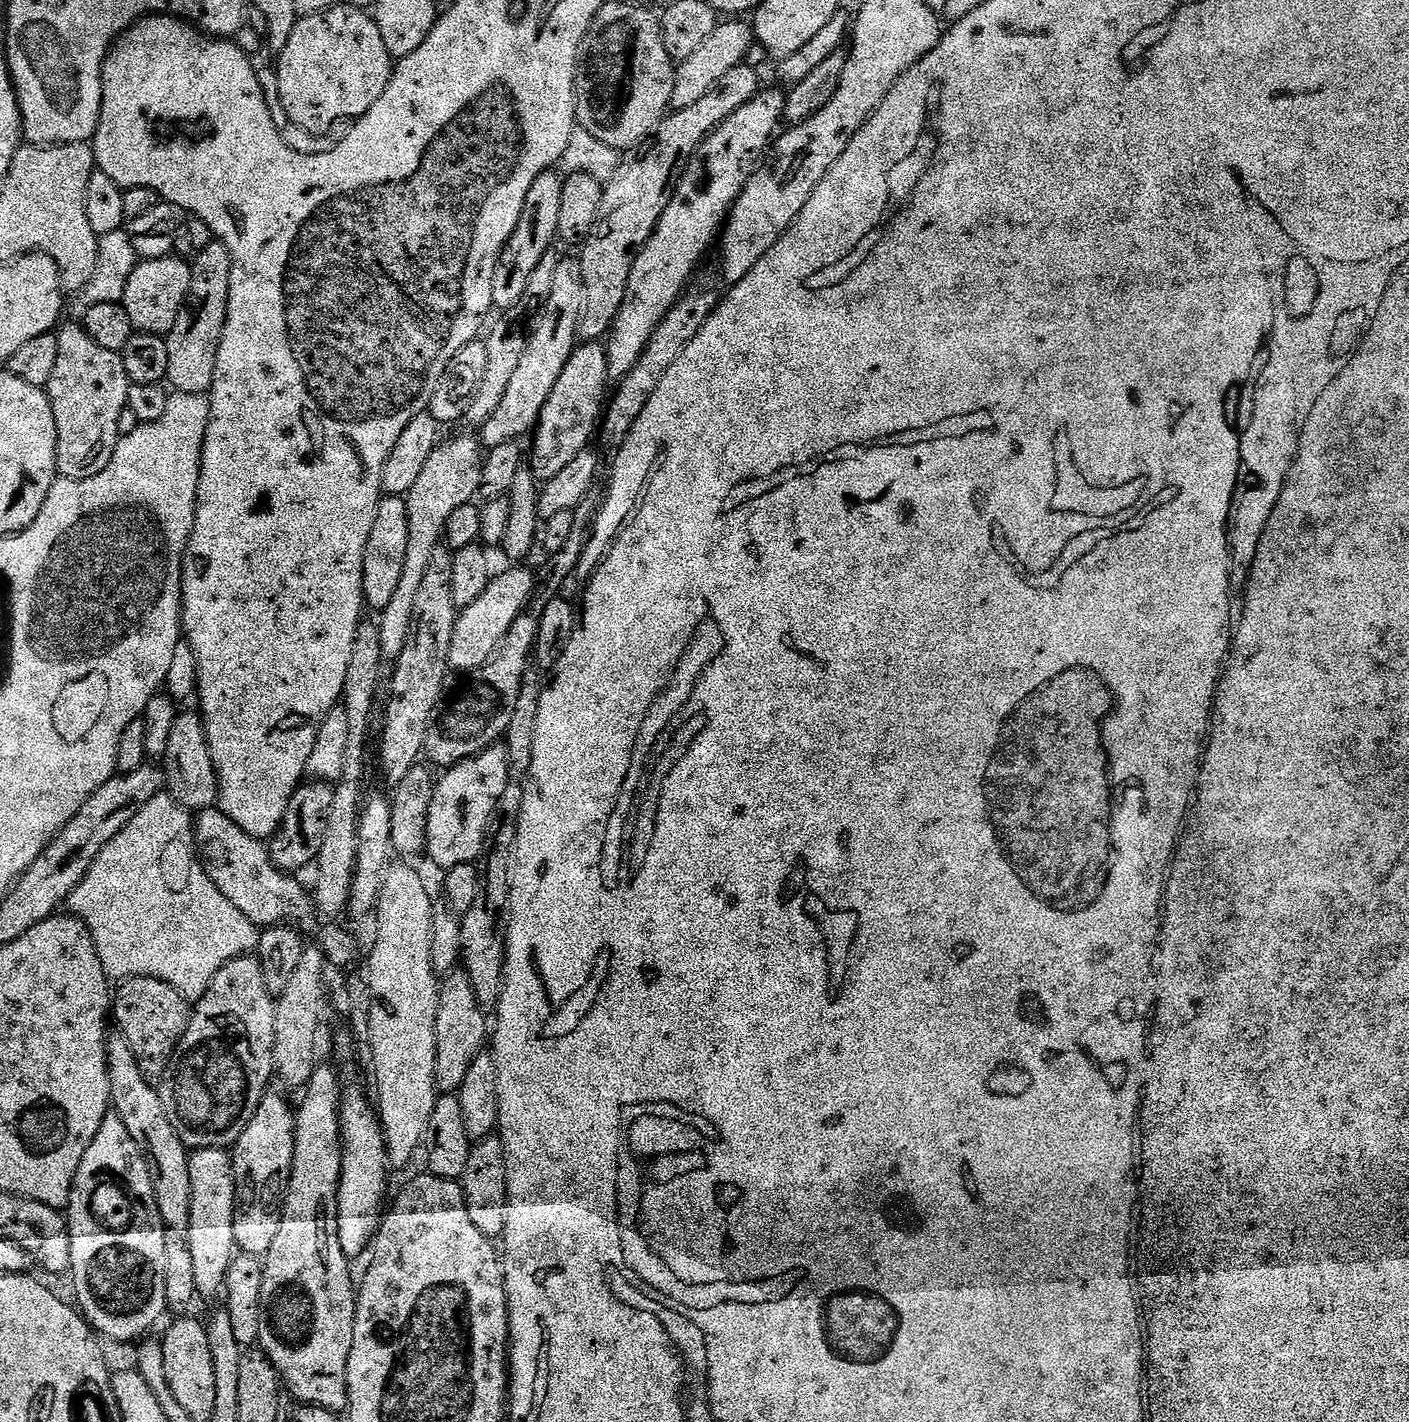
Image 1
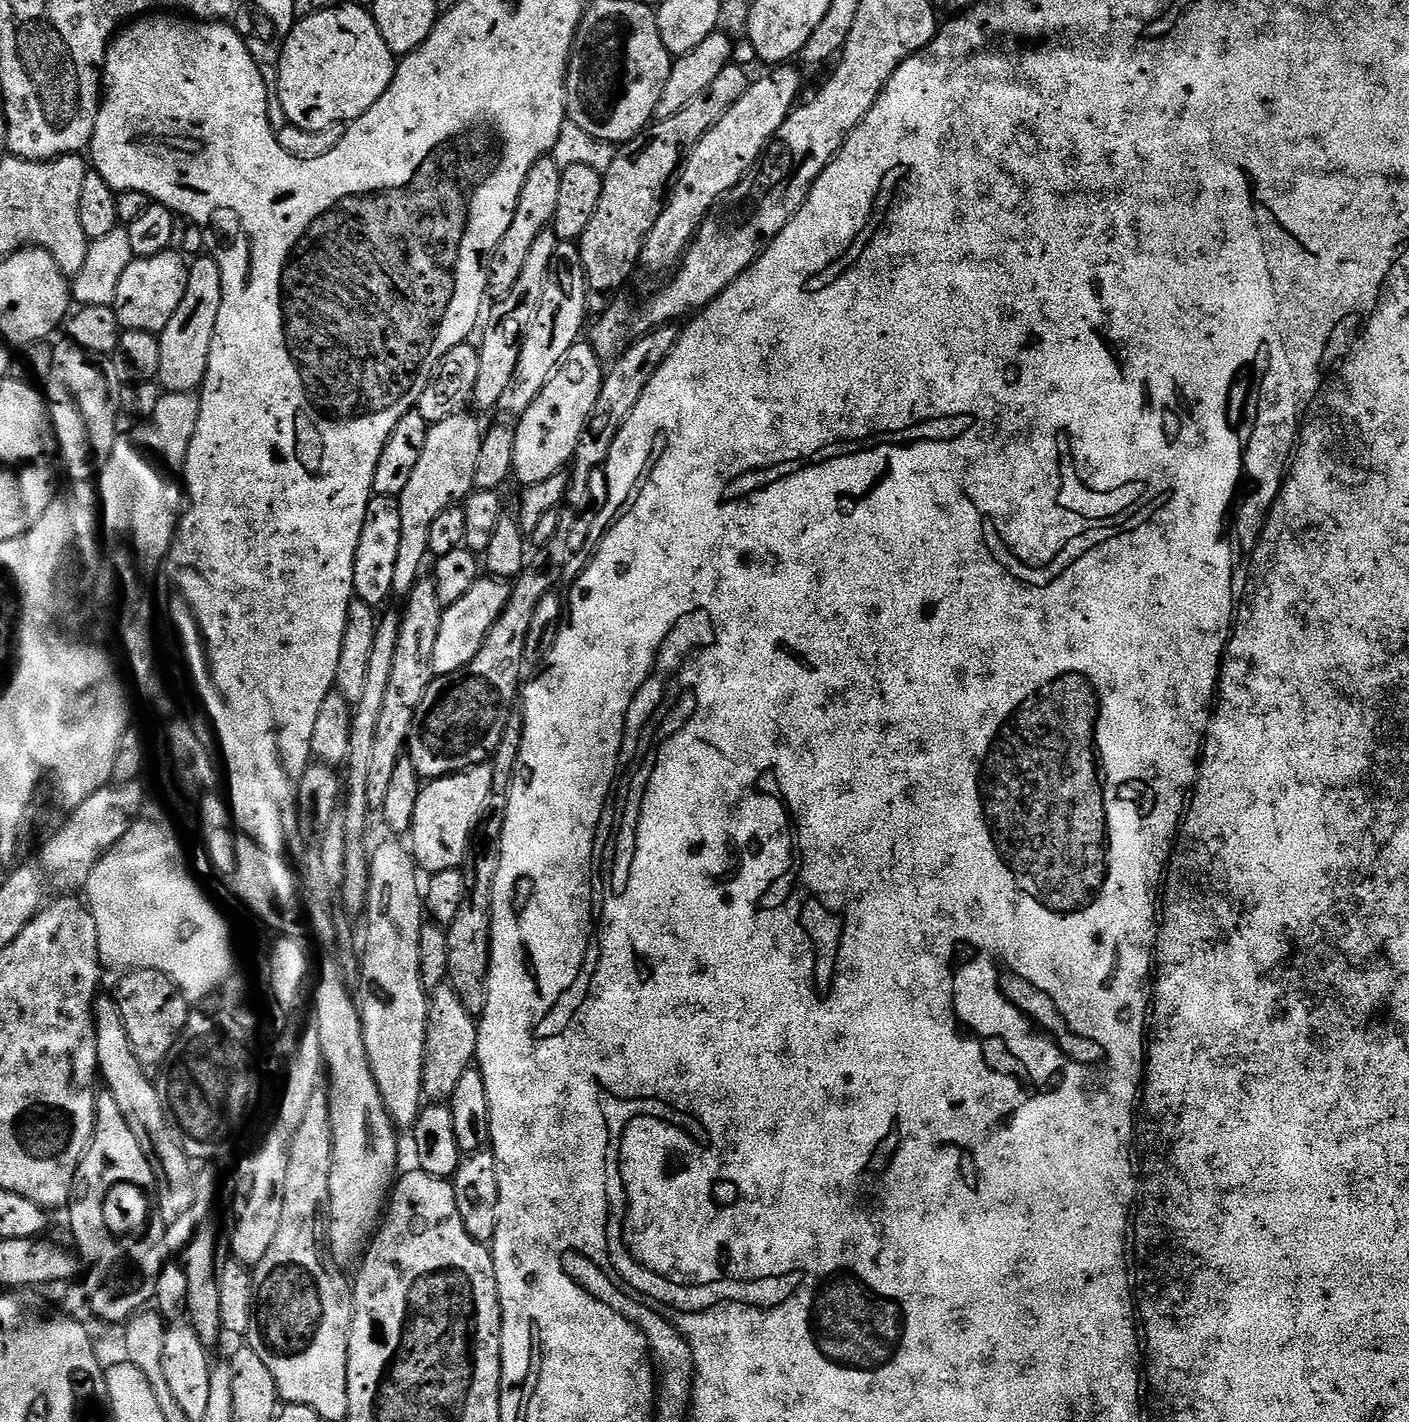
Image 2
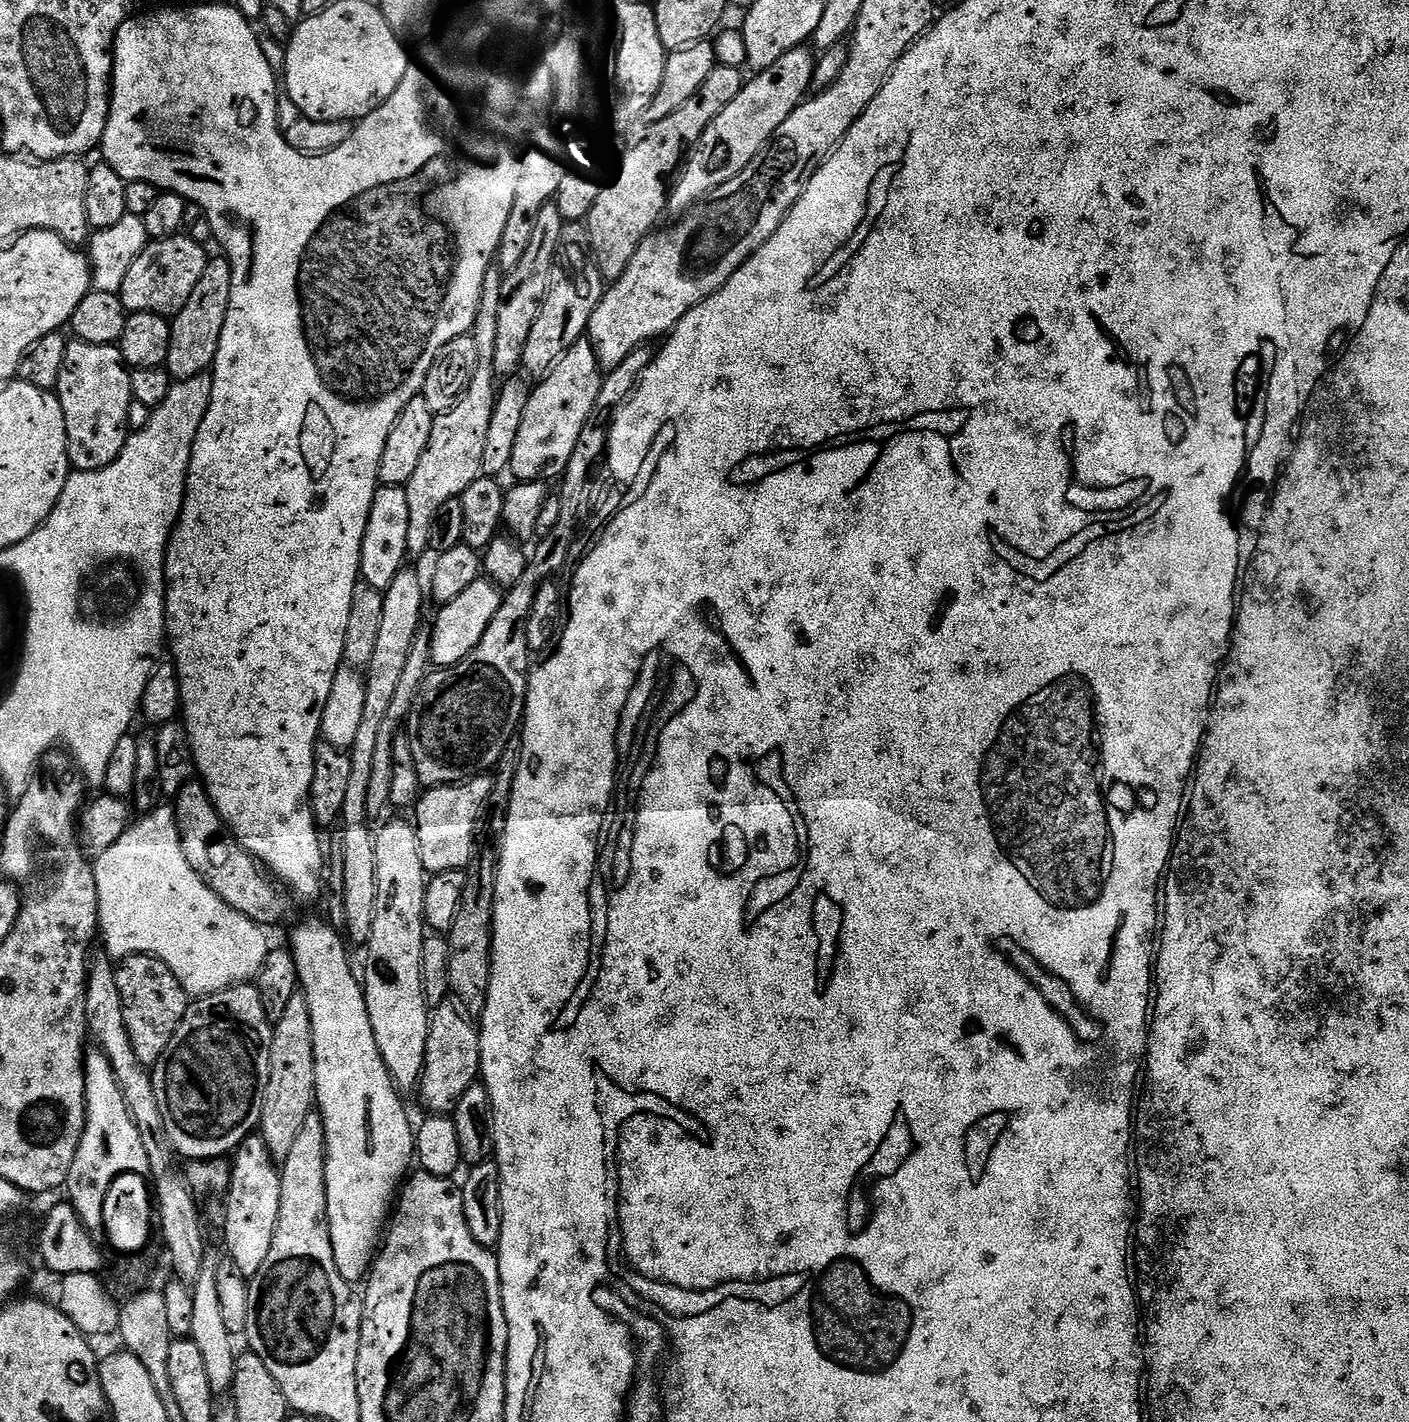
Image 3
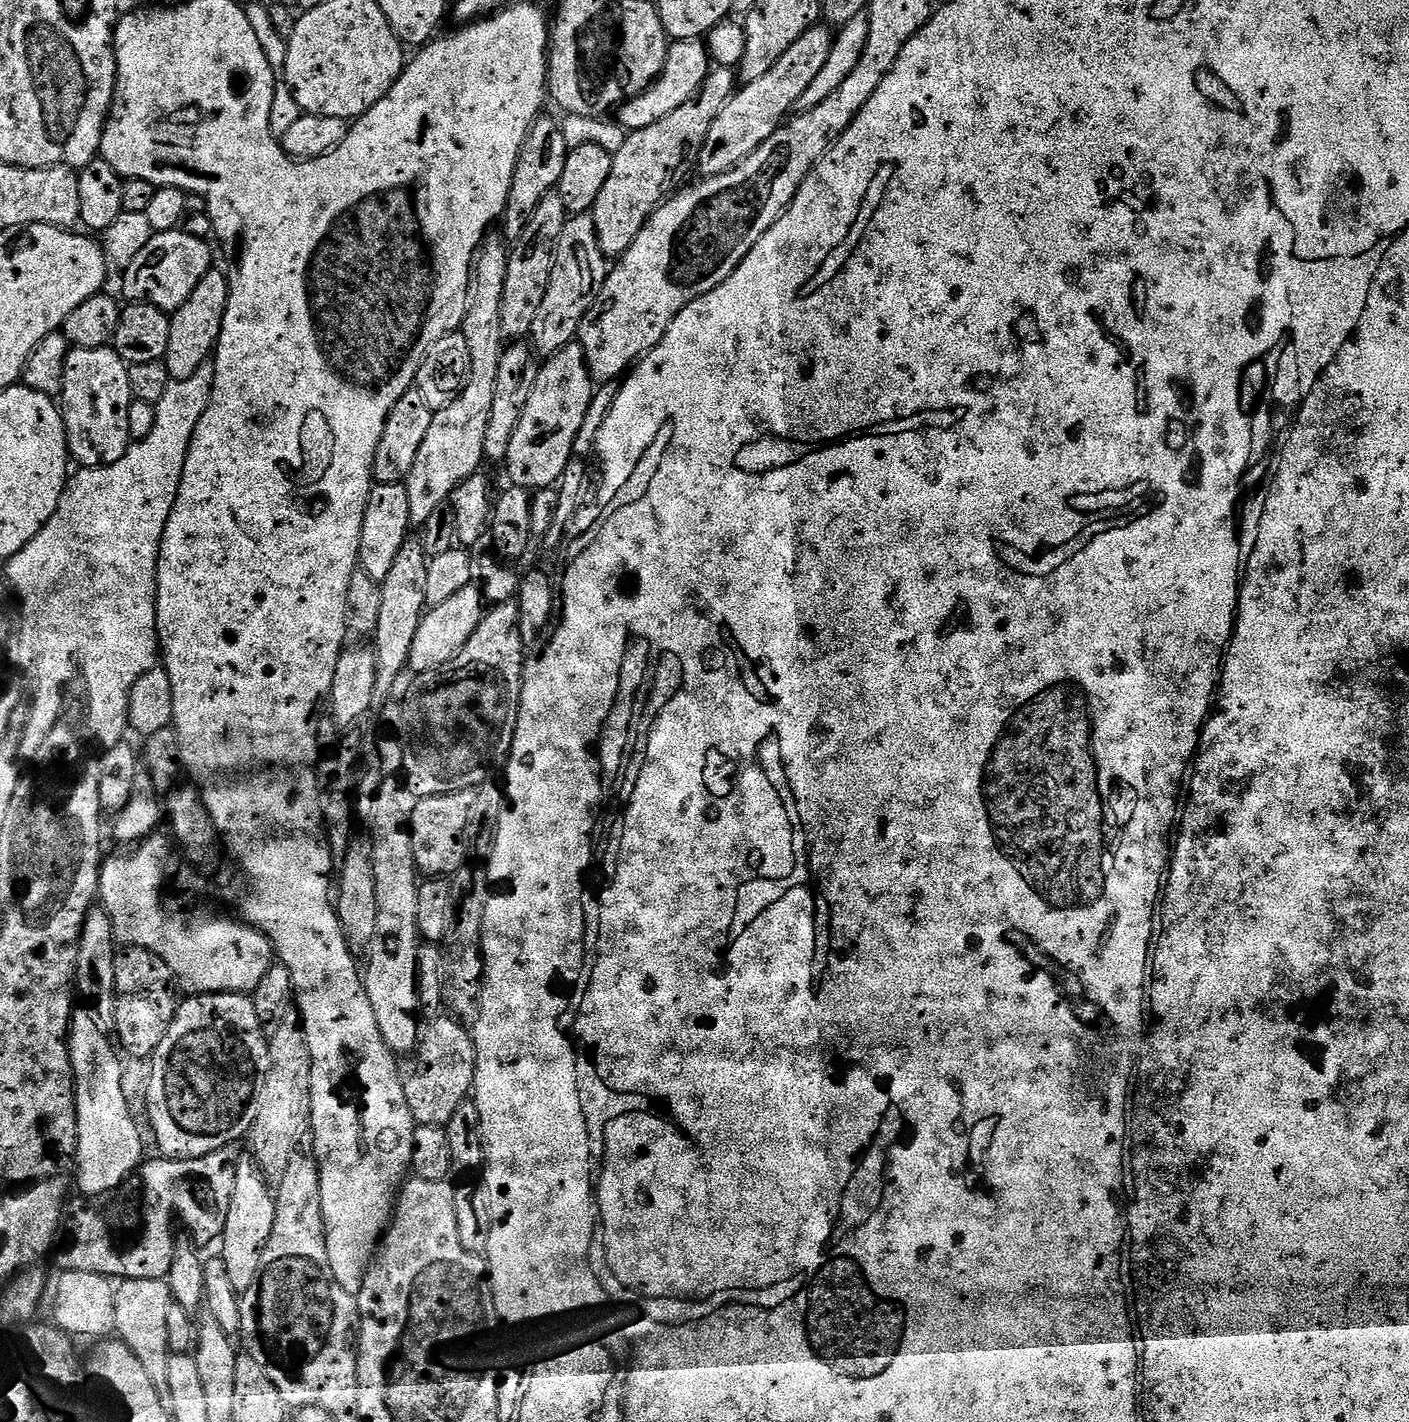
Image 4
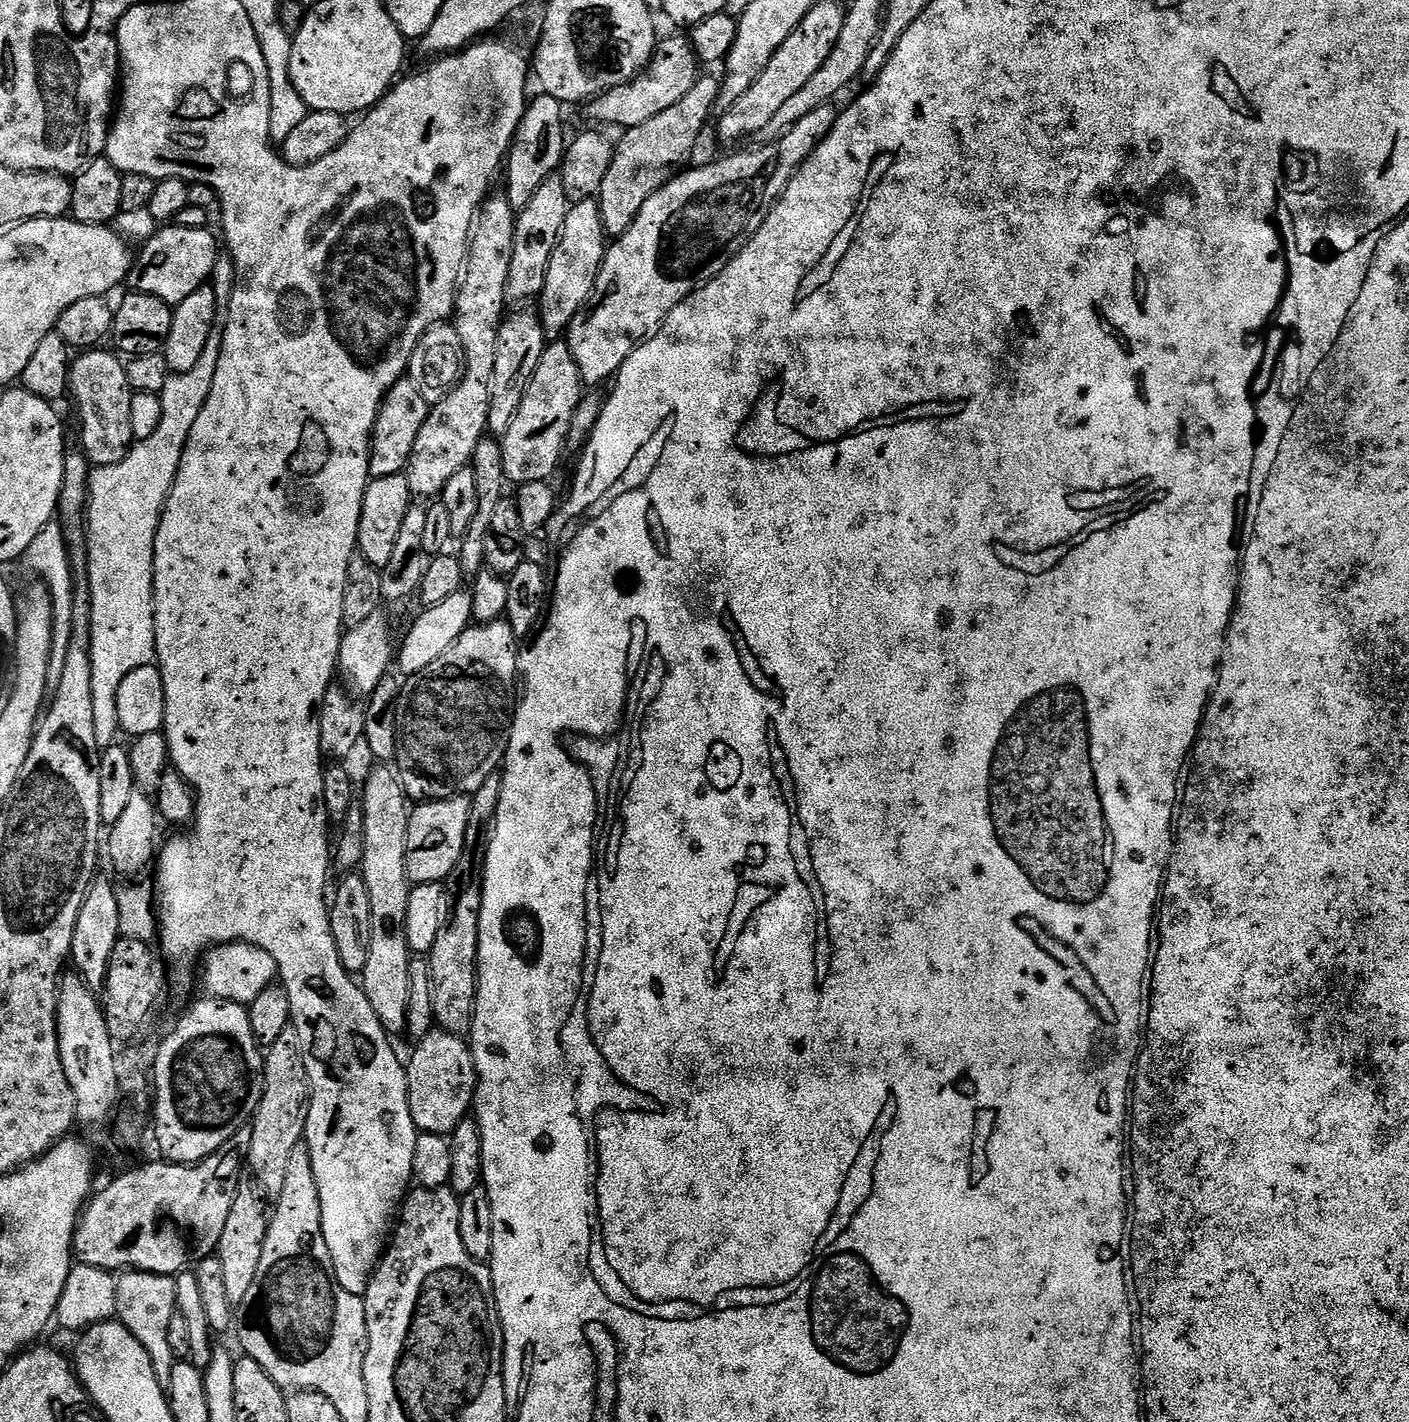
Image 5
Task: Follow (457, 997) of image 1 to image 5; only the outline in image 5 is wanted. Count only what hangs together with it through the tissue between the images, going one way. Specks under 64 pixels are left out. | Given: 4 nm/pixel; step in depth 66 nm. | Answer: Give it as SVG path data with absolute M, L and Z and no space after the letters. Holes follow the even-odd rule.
M435 1027L426 1038L415 1045L412 1061L407 1061L408 1069L408 1101L410 1102L410 1118L414 1118L417 1133L429 1132L439 1136L451 1137L452 1131L473 1111L476 1099L476 1067L471 1043L463 1036L455 1036L442 1027Z

